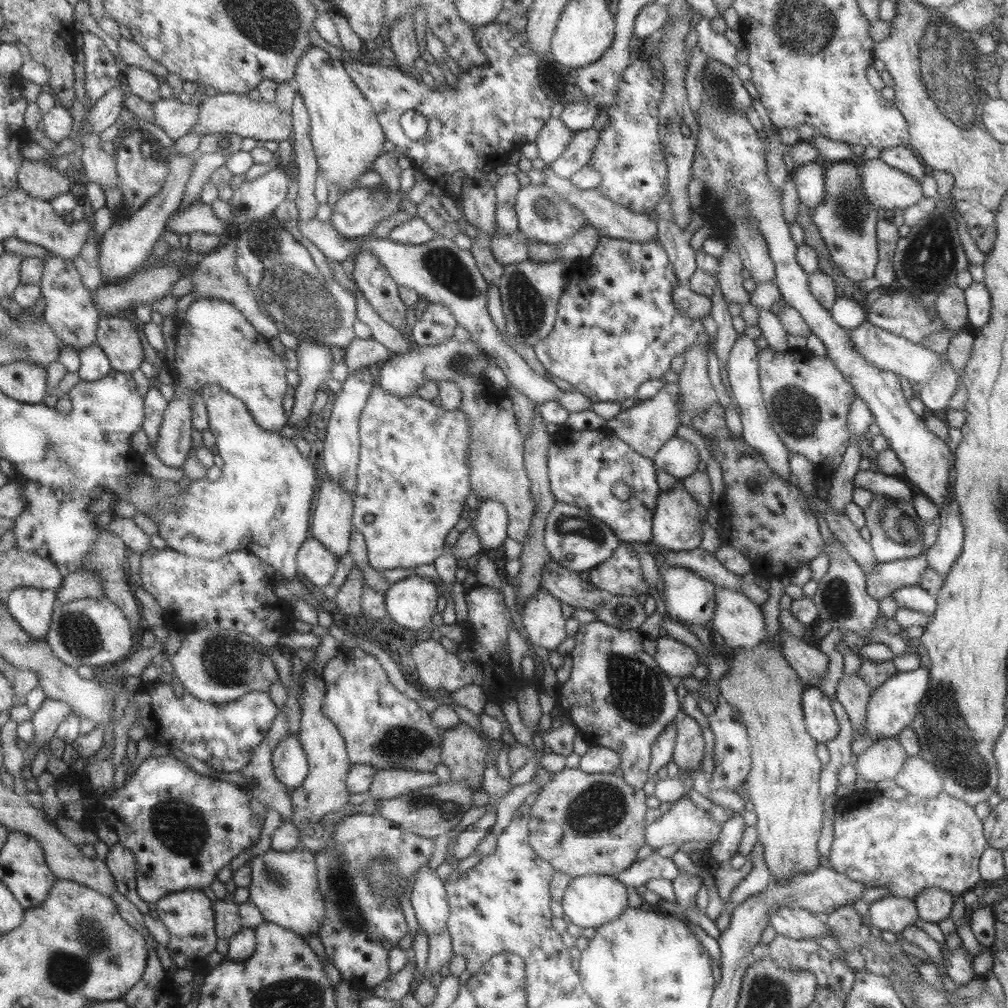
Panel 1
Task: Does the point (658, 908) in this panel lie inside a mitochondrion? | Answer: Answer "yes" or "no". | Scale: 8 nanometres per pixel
no

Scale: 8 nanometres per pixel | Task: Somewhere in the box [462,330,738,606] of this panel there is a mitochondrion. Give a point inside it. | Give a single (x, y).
(568, 526)

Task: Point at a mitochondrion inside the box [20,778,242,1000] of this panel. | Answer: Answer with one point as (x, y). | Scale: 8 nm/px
(68, 969)

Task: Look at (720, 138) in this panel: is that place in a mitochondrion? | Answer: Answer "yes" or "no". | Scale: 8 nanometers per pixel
yes

